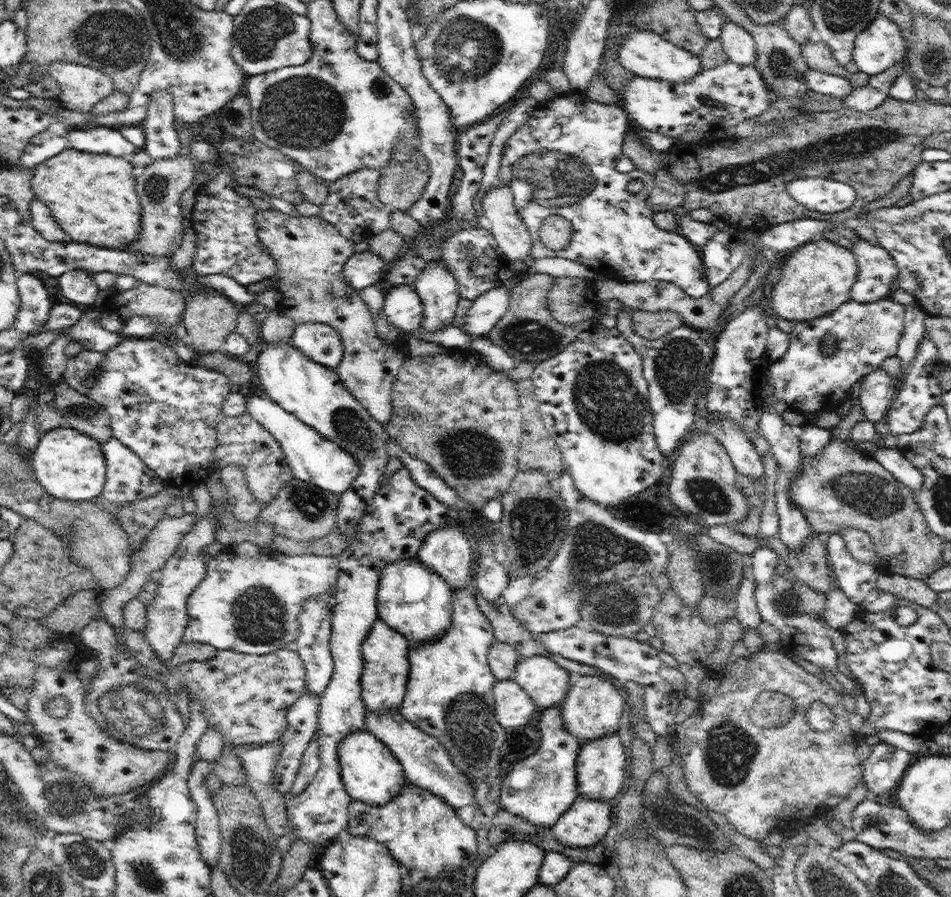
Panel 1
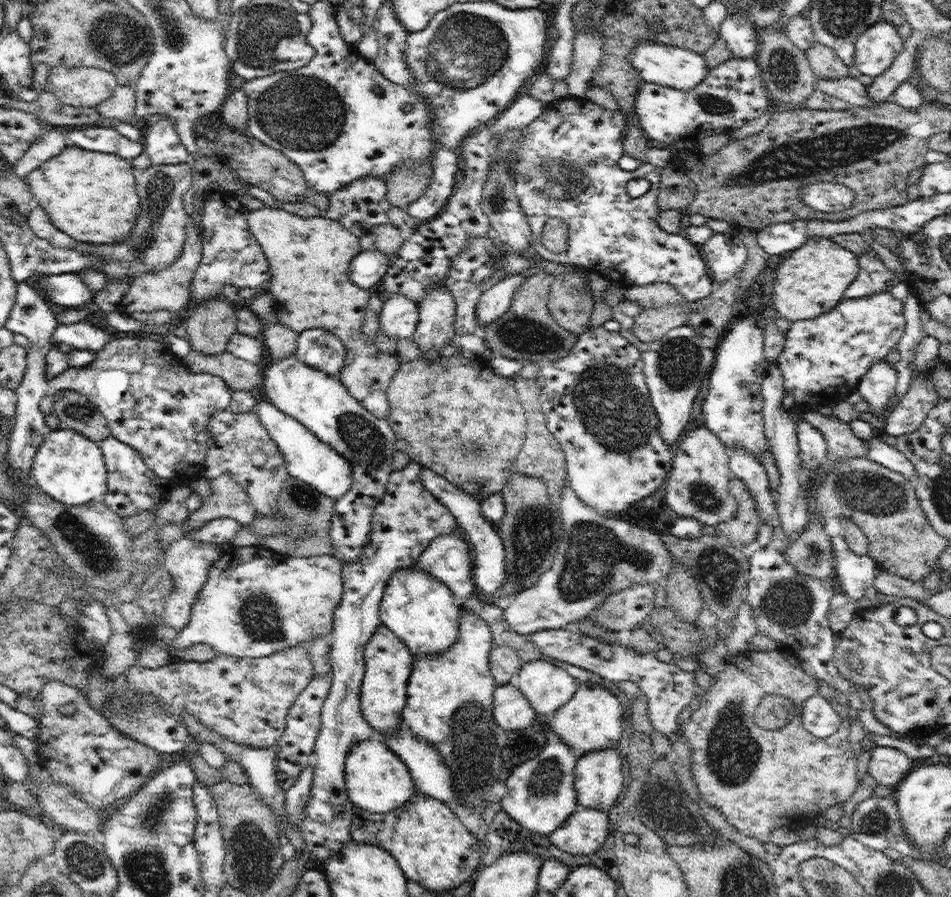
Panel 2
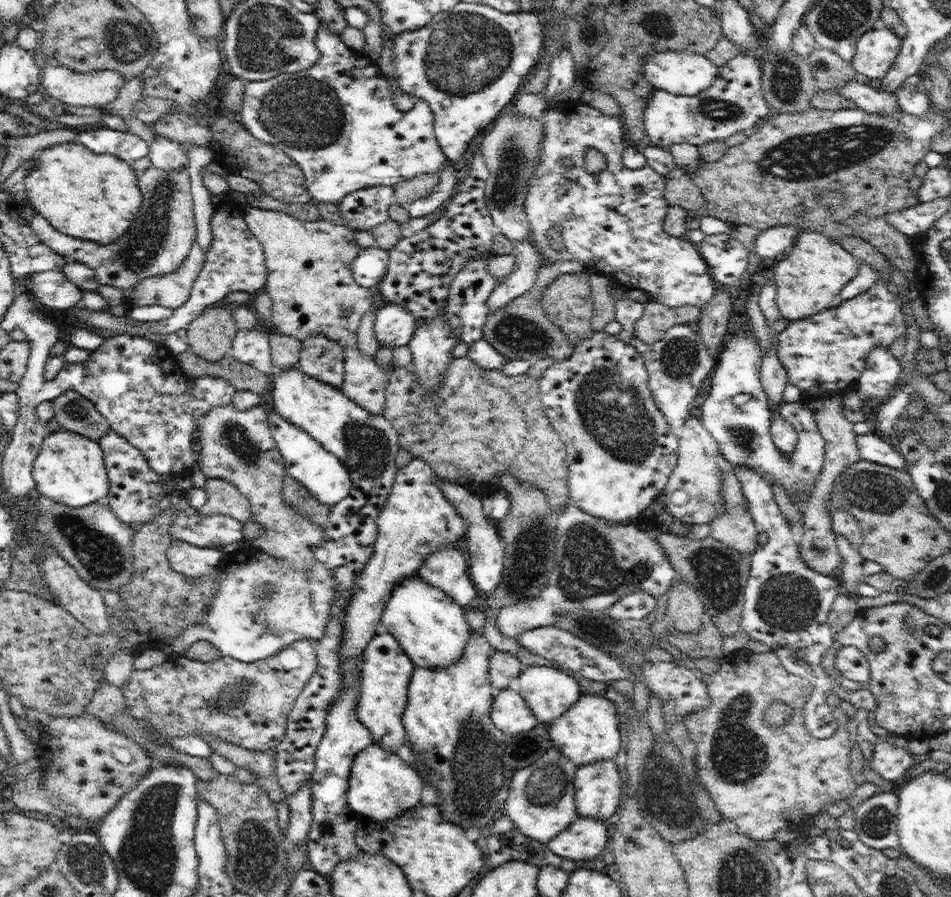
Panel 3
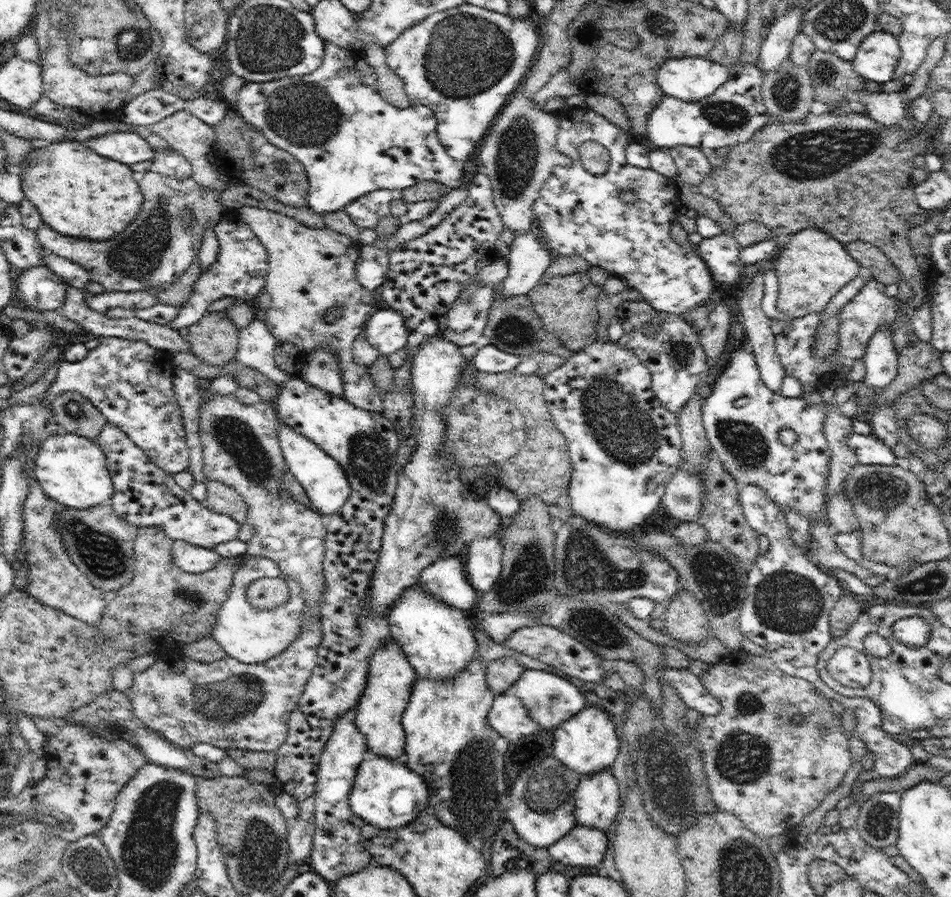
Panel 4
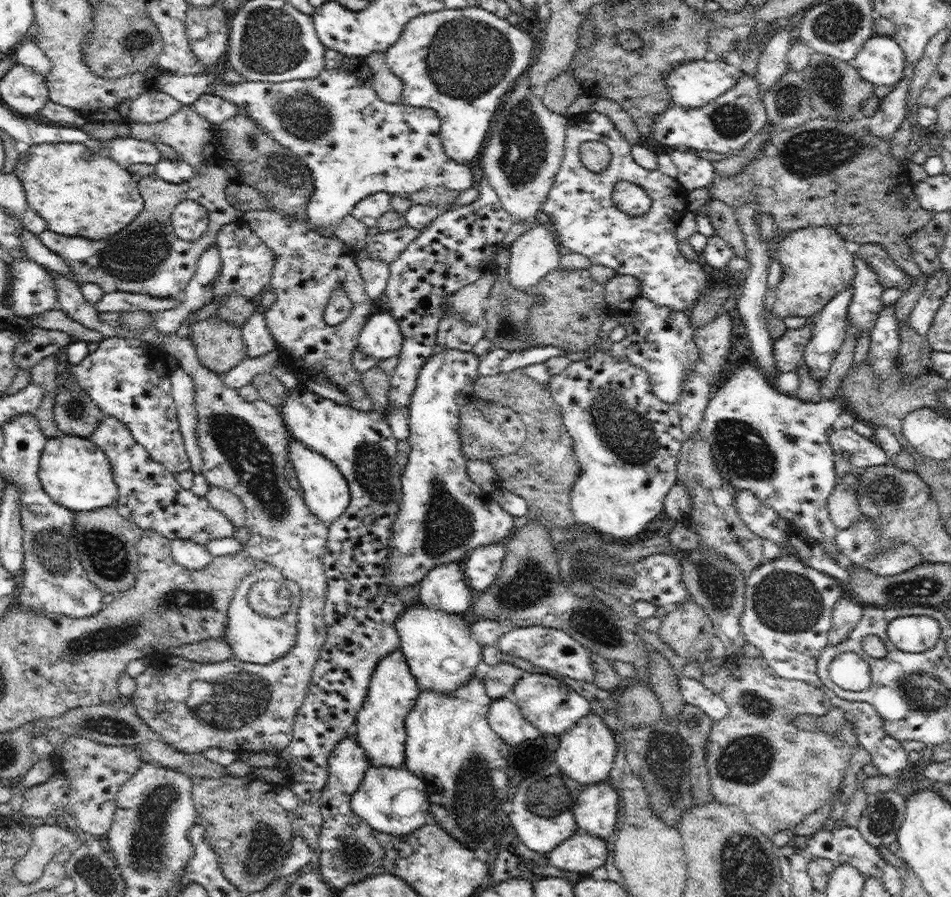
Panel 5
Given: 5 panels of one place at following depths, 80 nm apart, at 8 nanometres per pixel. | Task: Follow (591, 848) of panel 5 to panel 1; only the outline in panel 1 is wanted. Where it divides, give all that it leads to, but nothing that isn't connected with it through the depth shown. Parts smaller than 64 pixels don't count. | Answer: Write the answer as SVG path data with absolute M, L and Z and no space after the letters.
M578 795L572 806L550 828L554 839L569 848L590 847L606 837L612 818L605 800Z

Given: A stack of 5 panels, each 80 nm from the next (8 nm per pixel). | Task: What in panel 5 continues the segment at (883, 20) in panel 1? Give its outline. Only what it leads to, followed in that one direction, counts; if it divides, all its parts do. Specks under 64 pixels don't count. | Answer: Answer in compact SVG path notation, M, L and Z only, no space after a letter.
M874 34L851 62L860 76L875 84L892 86L903 78L905 54L894 37Z

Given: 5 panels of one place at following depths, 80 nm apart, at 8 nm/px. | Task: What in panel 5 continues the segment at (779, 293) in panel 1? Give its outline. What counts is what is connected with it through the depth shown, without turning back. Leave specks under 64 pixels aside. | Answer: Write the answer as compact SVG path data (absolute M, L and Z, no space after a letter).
M826 226L789 231L784 235L775 253L782 265L782 279L771 312L781 319L815 316L834 296L853 285L856 258L848 252L844 238Z

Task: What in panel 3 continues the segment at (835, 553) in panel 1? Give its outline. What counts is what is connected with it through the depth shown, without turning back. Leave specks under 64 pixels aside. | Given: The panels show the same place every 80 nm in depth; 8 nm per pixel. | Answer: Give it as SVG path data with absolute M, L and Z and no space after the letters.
M836 535L835 539L843 558L843 567L836 576L840 580L842 591L853 596L858 594L856 586L865 582L865 576L878 574L884 568L878 562L866 560L863 551L856 548L845 536Z

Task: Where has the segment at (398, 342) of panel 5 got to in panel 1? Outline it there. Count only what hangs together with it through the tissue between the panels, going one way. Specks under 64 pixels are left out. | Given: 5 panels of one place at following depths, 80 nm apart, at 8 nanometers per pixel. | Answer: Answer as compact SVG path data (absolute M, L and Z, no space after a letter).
M414 286L390 288L390 293L385 296L383 313L392 326L406 333L417 330L423 319L423 306Z

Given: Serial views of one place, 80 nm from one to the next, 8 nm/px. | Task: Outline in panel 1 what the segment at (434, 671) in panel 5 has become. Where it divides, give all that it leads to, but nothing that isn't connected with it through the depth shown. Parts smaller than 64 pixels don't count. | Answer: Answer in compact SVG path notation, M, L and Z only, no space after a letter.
M417 557L397 560L385 566L377 589L379 618L403 634L409 646L438 640L447 633L452 622L454 590Z

